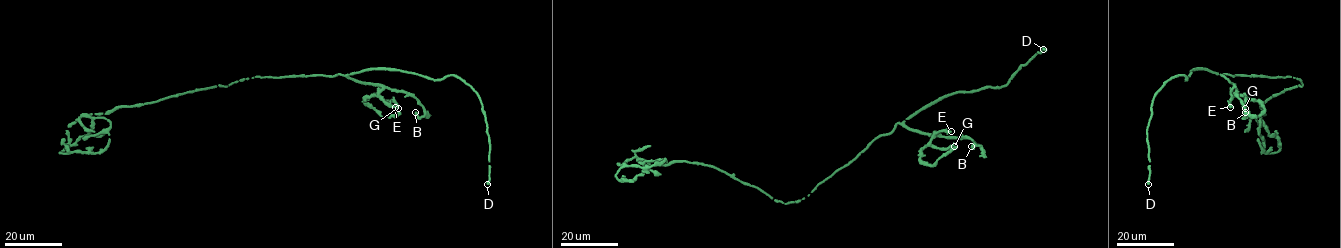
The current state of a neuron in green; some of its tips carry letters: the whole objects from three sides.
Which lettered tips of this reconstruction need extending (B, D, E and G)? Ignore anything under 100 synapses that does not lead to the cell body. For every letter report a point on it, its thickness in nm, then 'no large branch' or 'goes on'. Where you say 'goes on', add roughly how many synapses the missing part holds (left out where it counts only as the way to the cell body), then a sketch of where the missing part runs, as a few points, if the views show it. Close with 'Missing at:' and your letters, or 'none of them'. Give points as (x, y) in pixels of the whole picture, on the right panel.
B: at (1245, 112); 400 nm thick; no large branch
D: at (1148, 184); 320 nm thick; no large branch
E: at (1230, 107); 180 nm thick; no large branch
G: at (1245, 108); 280 nm thick; no large branch
Missing at: none of them

